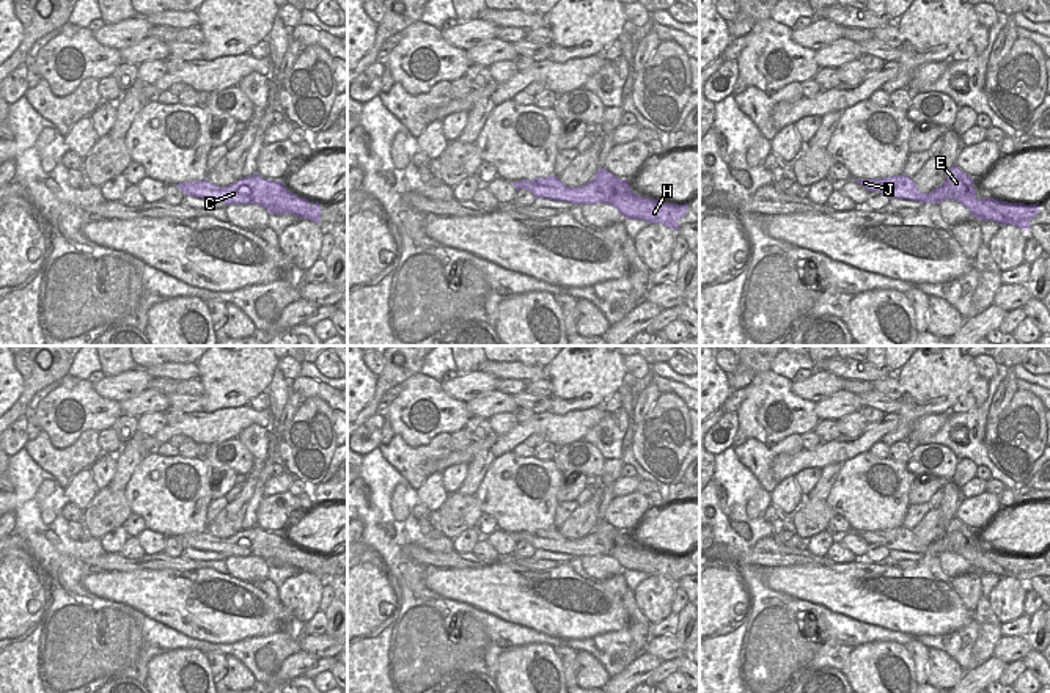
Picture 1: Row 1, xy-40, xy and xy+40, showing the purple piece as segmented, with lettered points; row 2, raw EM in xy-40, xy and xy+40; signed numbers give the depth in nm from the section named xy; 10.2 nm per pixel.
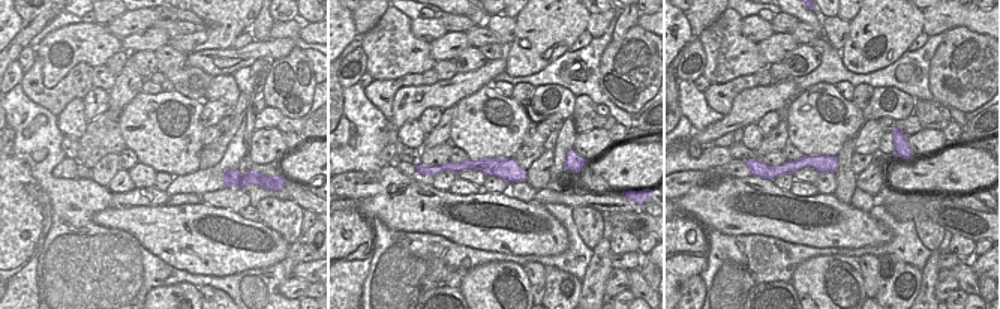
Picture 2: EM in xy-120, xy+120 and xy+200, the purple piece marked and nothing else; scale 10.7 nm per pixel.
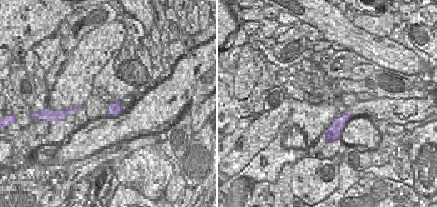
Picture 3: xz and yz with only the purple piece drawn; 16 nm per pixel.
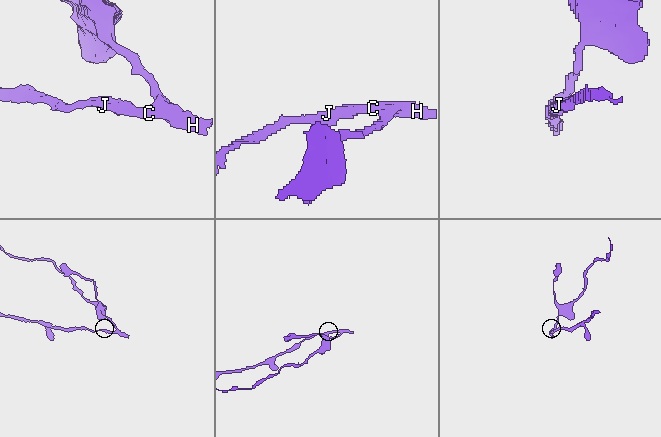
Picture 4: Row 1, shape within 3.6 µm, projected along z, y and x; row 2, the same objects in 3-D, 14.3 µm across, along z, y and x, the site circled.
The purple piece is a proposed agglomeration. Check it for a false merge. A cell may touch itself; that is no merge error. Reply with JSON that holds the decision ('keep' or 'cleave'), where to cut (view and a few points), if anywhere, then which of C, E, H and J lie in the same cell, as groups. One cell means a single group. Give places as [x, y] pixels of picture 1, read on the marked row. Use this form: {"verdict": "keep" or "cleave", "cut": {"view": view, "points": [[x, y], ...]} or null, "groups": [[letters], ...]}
{"verdict": "cleave", "cut": {"view": "xy+40", "points": [[969, 176], [964, 179], [967, 192], [958, 201]]}, "groups": [["C", "H", "J"], ["E"]]}

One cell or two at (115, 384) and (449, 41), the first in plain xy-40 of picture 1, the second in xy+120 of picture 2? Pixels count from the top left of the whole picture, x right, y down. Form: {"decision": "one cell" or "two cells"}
{"decision": "two cells"}

